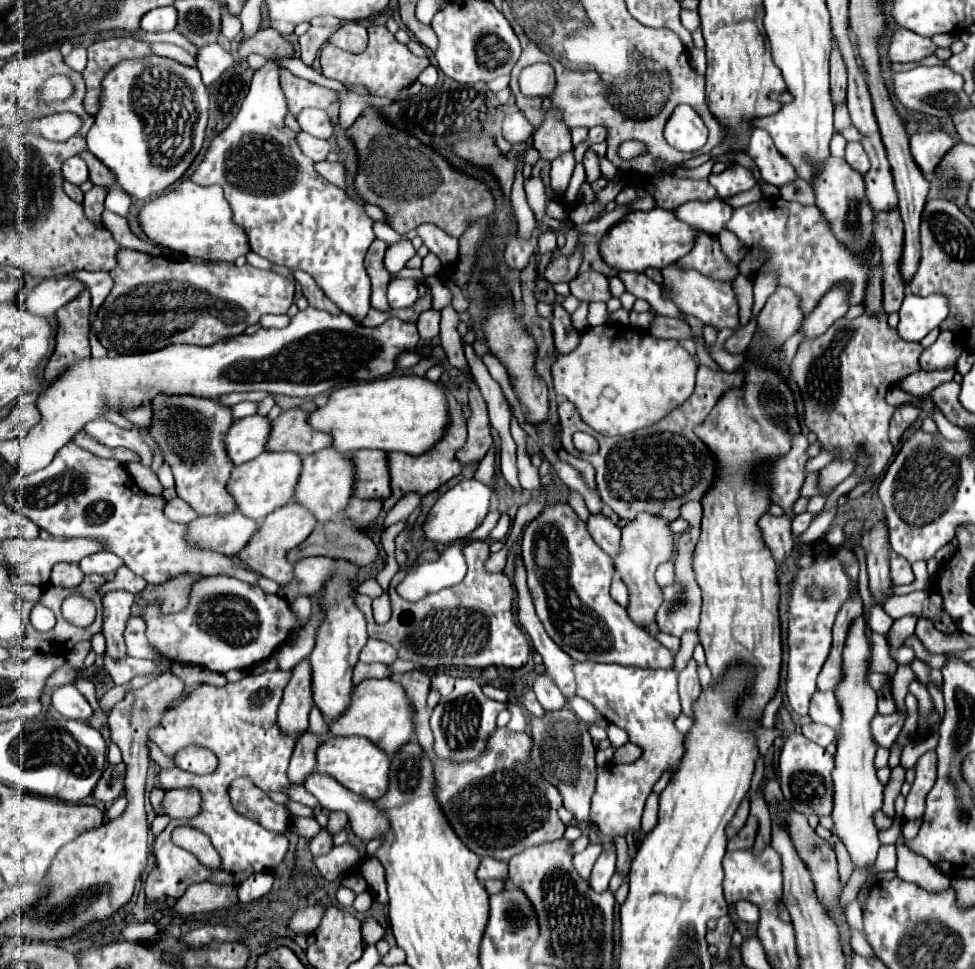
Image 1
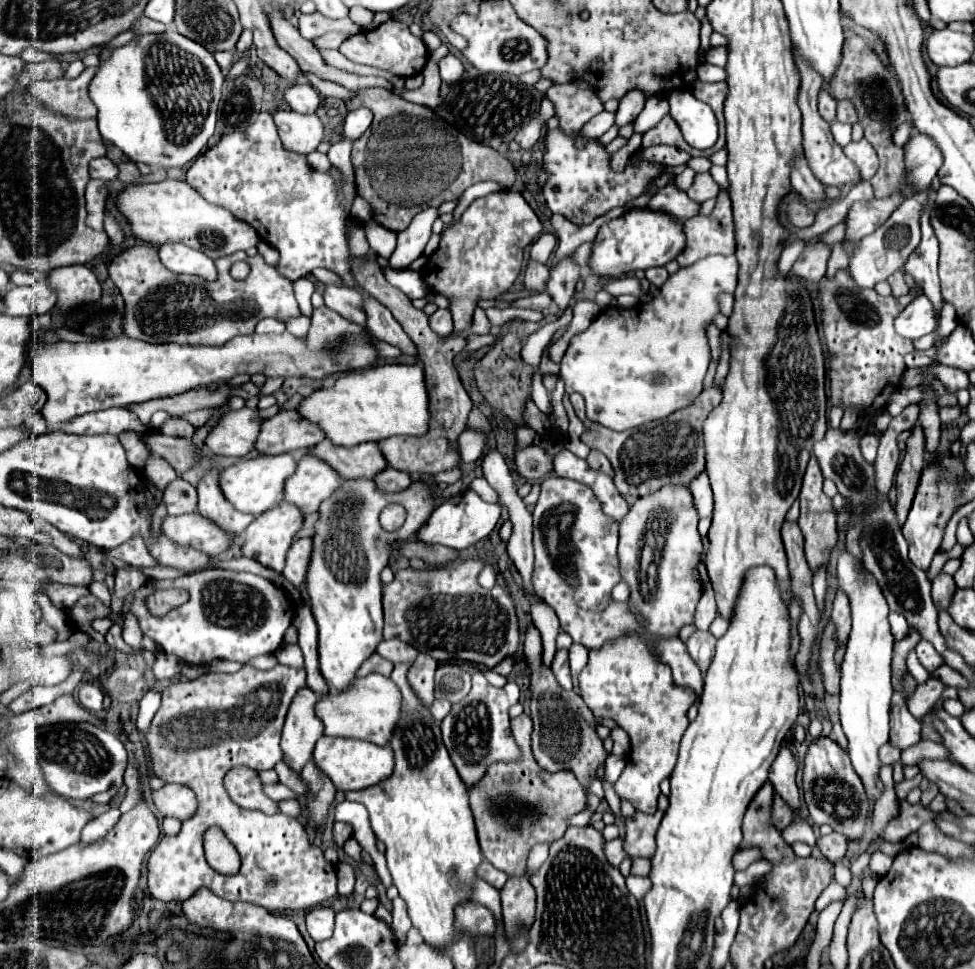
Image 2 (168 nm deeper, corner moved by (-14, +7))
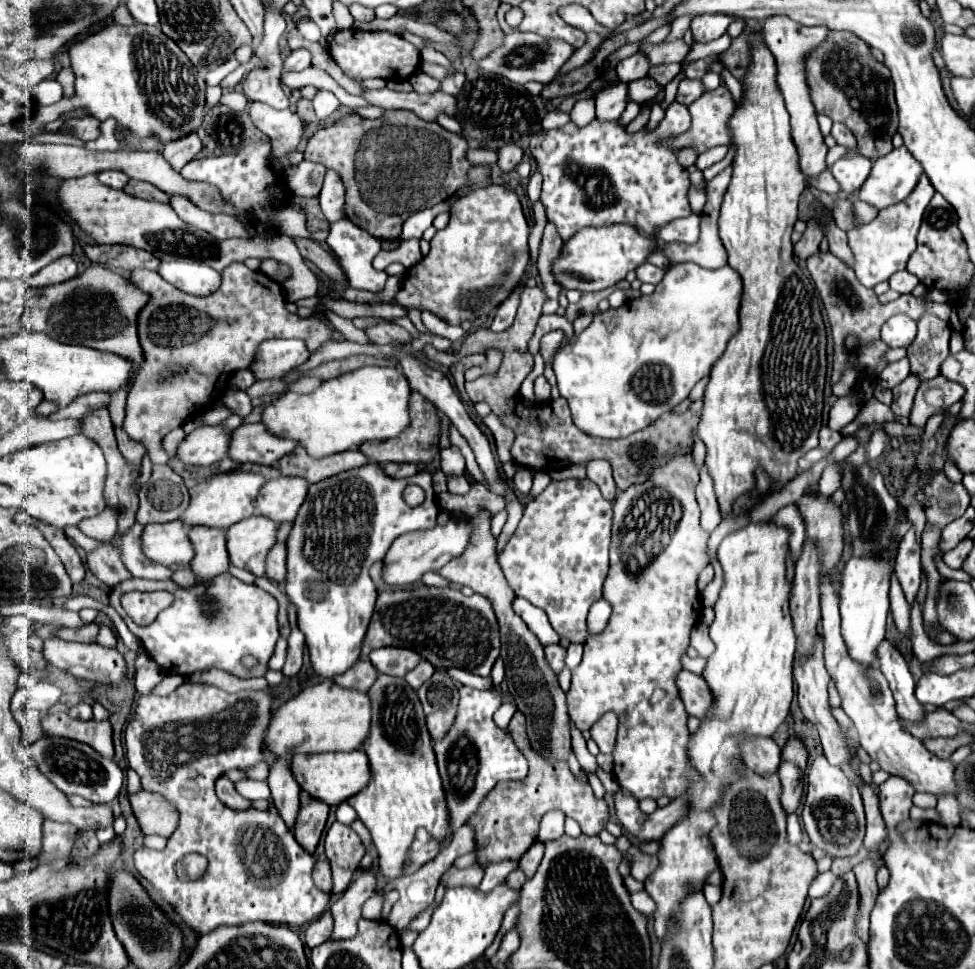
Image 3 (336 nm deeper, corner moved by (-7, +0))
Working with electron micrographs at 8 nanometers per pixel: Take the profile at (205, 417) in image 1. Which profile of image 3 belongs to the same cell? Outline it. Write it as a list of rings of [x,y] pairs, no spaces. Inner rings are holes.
[[[192,526],[188,532],[196,558],[190,562],[190,568],[198,574],[198,580],[208,580],[216,574],[226,572],[228,568],[228,550],[226,550],[226,530],[210,526]]]

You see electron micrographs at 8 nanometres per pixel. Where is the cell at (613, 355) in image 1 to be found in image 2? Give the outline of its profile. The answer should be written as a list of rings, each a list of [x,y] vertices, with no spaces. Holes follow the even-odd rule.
[[[711,255],[711,257],[705,257],[705,259],[699,259],[699,263],[693,263],[691,267],[681,267],[677,273],[669,275],[667,283],[663,283],[661,287],[661,293],[657,295],[657,299],[651,299],[651,303],[645,303],[645,305],[635,305],[631,309],[621,309],[621,307],[607,307],[599,313],[597,319],[593,319],[593,323],[583,331],[583,333],[577,333],[571,341],[569,341],[569,347],[561,359],[561,377],[565,381],[565,391],[567,393],[581,393],[583,399],[585,399],[585,407],[587,407],[587,417],[603,427],[609,427],[613,431],[627,431],[627,429],[633,429],[633,427],[639,427],[647,421],[655,421],[655,419],[663,419],[667,415],[671,415],[673,411],[681,409],[681,407],[687,407],[693,403],[693,399],[703,391],[703,379],[705,379],[705,373],[707,373],[707,367],[711,363],[711,349],[709,349],[709,341],[707,341],[707,325],[713,323],[715,315],[719,315],[719,301],[717,297],[721,293],[733,293],[737,287],[737,259],[735,255],[729,255],[729,257],[721,257],[721,255]]]

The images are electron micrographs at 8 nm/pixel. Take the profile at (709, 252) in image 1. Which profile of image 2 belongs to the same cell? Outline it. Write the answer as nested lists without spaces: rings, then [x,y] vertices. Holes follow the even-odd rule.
[[[721,187],[717,205],[707,217],[691,217],[683,223],[685,249],[675,257],[681,267],[709,255],[733,255],[735,253],[735,225],[731,213],[731,201],[727,189]]]

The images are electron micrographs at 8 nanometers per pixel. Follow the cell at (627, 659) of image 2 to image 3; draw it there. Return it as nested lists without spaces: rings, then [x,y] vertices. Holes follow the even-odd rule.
[[[692,456],[688,458],[676,458],[676,462],[668,462],[656,478],[650,478],[646,484],[632,486],[628,492],[620,492],[614,506],[614,526],[612,526],[612,544],[610,544],[610,572],[604,582],[604,598],[612,604],[612,616],[608,620],[608,626],[594,636],[588,636],[588,642],[584,642],[584,656],[580,666],[572,672],[572,686],[566,694],[568,698],[568,714],[576,728],[590,730],[592,724],[596,724],[602,714],[614,712],[618,716],[618,740],[614,750],[614,776],[626,792],[630,792],[636,800],[644,798],[678,798],[686,792],[688,786],[688,760],[684,758],[684,742],[688,742],[688,728],[686,728],[686,710],[678,696],[674,678],[680,666],[680,656],[684,654],[684,648],[690,644],[690,630],[698,622],[700,616],[700,596],[696,588],[696,578],[700,570],[708,564],[708,558],[704,554],[708,534],[700,528],[700,510],[694,496],[694,488],[698,484],[698,470],[692,464]],[[662,488],[672,498],[676,498],[682,504],[682,518],[678,522],[676,532],[672,534],[672,542],[655,556],[648,565],[648,570],[632,582],[628,574],[624,574],[624,566],[620,566],[620,529],[624,519],[628,516],[628,510],[632,510],[632,502],[636,498],[642,498],[650,490]]]

